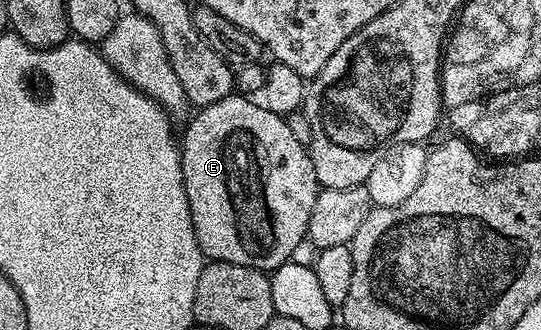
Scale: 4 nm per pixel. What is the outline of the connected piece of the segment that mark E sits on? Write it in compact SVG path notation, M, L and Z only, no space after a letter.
M233 93L227 95L222 101L214 101L214 105L206 105L199 108L195 112L196 116L189 121L184 135L182 131L180 160L182 161L182 173L184 174L184 188L190 205L190 217L194 225L194 233L198 237L198 245L202 249L205 260L246 265L247 267L256 267L259 271L265 273L271 273L277 267L289 262L294 253L294 245L298 245L306 238L308 222L310 221L310 209L314 209L314 201L318 194L318 184L309 148L304 147L302 141L298 141L298 137L294 137L287 118L283 115L276 115L270 109L266 109L263 102L257 101L255 103L252 99L255 98Z

